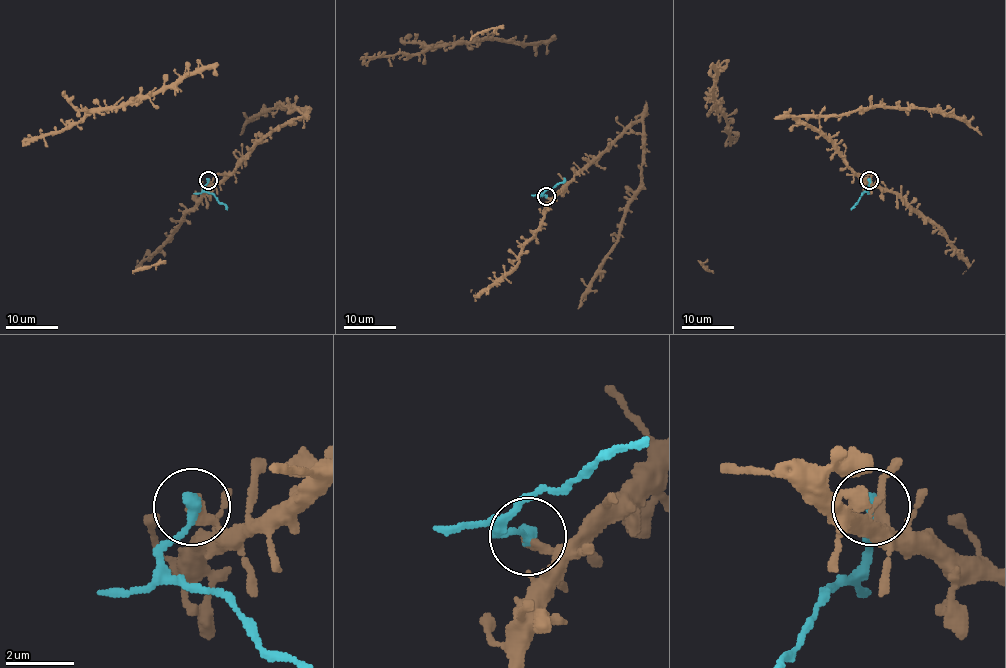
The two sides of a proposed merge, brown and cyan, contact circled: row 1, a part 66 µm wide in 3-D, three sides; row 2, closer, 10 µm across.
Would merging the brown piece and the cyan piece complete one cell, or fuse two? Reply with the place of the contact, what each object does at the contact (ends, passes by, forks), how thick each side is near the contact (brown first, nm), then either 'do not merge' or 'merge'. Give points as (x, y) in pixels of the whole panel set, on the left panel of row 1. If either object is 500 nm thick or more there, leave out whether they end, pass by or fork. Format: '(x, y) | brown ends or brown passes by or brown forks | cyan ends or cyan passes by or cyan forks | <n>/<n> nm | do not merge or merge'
(208, 180) | brown ends | cyan ends | 360/360 nm | do not merge

